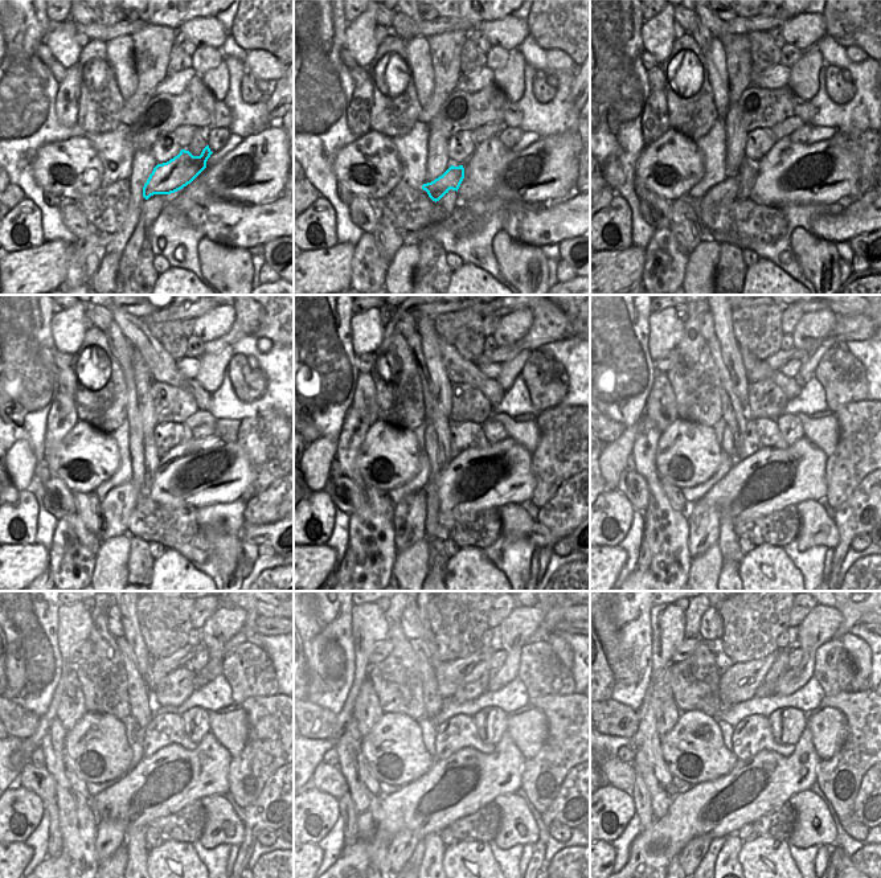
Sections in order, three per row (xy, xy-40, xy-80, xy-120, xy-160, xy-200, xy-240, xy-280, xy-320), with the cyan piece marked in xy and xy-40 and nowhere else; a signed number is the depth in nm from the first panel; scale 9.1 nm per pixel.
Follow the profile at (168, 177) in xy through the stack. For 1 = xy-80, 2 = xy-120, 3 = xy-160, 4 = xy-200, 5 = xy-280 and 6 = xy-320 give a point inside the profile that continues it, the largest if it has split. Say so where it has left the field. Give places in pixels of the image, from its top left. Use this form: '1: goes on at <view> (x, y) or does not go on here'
1: goes on at xy-80 (724, 193)
2: goes on at xy-120 (115, 509)
3: goes on at xy-160 (409, 517)
4: goes on at xy-200 (704, 518)
5: goes on at xy-280 (401, 848)
6: goes on at xy-320 (691, 857)

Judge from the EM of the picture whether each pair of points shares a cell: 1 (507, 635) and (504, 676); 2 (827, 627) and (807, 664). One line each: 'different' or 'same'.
1: same
2: same

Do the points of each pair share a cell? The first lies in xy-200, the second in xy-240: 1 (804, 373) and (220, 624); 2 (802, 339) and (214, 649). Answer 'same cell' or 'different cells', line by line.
1: different cells
2: same cell

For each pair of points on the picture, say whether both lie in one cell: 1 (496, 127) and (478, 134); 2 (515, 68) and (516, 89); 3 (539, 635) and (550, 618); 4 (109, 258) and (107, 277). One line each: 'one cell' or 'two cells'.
1: one cell
2: one cell
3: one cell
4: one cell

